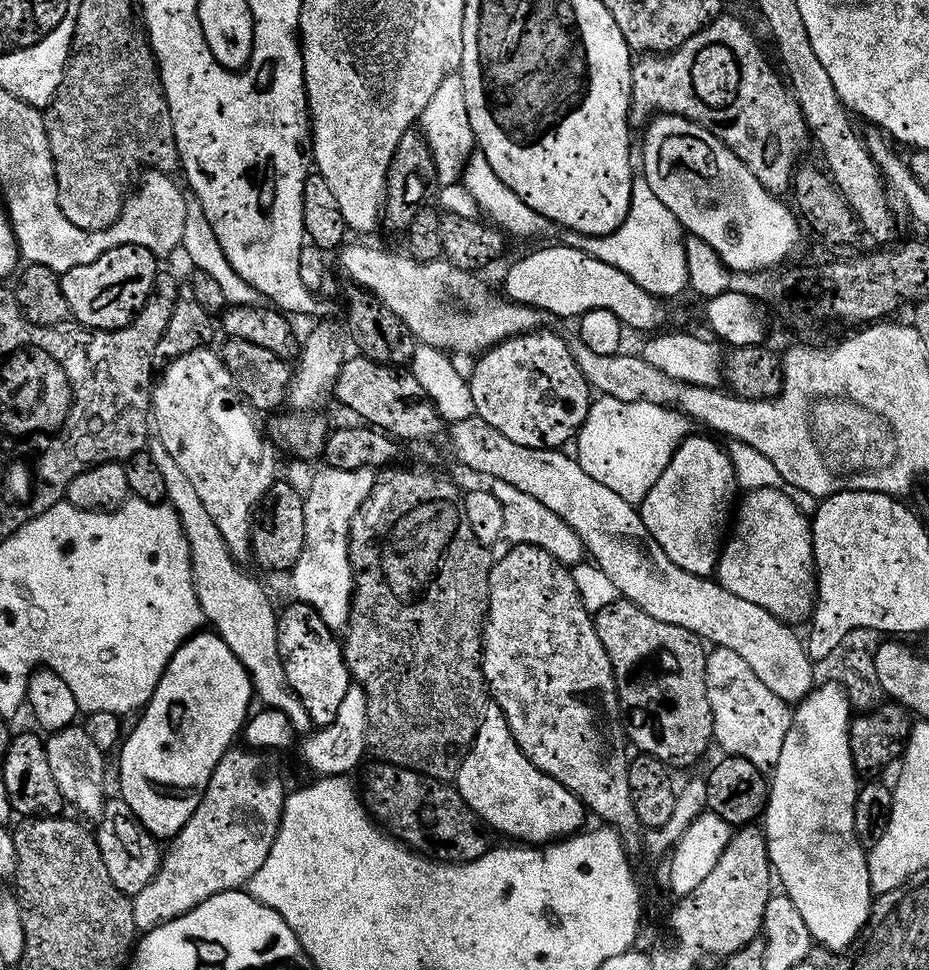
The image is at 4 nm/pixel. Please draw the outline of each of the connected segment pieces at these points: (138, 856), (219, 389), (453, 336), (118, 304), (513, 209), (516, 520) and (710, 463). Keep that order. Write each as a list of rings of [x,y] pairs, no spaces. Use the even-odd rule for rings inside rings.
[[[108,798],[104,801],[104,808],[95,821],[94,835],[96,845],[102,854],[102,862],[106,862],[106,874],[110,874],[110,882],[118,886],[126,895],[133,897],[154,878],[160,868],[162,848],[159,848],[157,837],[151,836],[134,818],[134,810],[126,806],[126,802],[119,798]]]
[[[211,347],[192,349],[167,361],[162,369],[164,373],[159,373],[150,388],[150,424],[155,439],[166,446],[182,474],[190,478],[190,486],[202,498],[206,514],[214,518],[232,557],[244,562],[252,550],[254,509],[278,479],[276,452],[260,437],[230,370]]]
[[[345,243],[339,249],[340,268],[352,279],[353,285],[372,293],[379,303],[386,305],[403,322],[419,343],[429,344],[449,354],[456,352],[476,352],[483,354],[503,340],[512,336],[521,336],[523,332],[535,332],[546,320],[545,313],[529,304],[519,304],[507,296],[496,292],[484,280],[479,280],[475,271],[455,268],[449,260],[415,260],[410,255],[396,252],[383,252],[380,248],[371,248],[368,244]]]
[[[123,244],[98,254],[94,262],[59,273],[62,298],[66,298],[71,319],[85,328],[125,328],[152,297],[156,264],[158,257],[146,246]]]
[[[458,72],[448,75],[439,84],[438,90],[431,96],[430,102],[426,104],[423,114],[420,115],[418,126],[435,162],[437,183],[445,186],[438,196],[439,203],[437,202],[444,212],[473,217],[477,203],[490,216],[488,218],[505,233],[536,236],[544,227],[549,227],[550,221],[542,214],[530,210],[530,206],[526,206],[526,202],[522,202],[494,174],[485,155],[478,150],[475,151],[473,131],[470,129],[469,115],[466,111],[466,94]],[[471,152],[473,155],[469,158]],[[461,174],[468,191],[462,185],[454,184]]]
[[[492,480],[488,489],[502,505],[501,531],[498,539],[488,548],[493,561],[504,558],[515,544],[534,544],[546,550],[565,566],[577,565],[583,559],[586,549],[578,538],[577,532],[562,518],[558,518],[552,511],[547,510],[546,506],[543,506],[536,498],[530,497],[530,494],[523,494],[522,490],[501,480]]]
[[[689,434],[674,450],[661,477],[638,505],[638,511],[646,530],[650,530],[670,562],[695,576],[711,577],[737,496],[736,475],[727,451],[708,436]]]

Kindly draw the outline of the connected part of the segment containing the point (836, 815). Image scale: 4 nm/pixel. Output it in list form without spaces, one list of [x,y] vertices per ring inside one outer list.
[[[817,683],[795,705],[790,730],[786,730],[782,751],[778,753],[778,762],[770,769],[768,800],[762,813],[768,861],[772,864],[778,884],[784,887],[781,888],[783,895],[798,906],[798,914],[802,914],[802,922],[806,922],[813,941],[833,950],[843,950],[852,945],[868,921],[874,899],[868,873],[868,852],[854,830],[858,773],[850,754],[849,723],[850,705],[843,683]]]

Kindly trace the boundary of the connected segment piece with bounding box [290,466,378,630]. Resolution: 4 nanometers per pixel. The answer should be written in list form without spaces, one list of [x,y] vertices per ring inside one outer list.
[[[321,467],[321,472],[312,480],[308,492],[303,493],[304,513],[306,514],[306,538],[302,542],[302,554],[298,554],[298,562],[290,569],[292,588],[296,591],[295,599],[316,611],[318,618],[326,622],[326,626],[333,630],[340,630],[349,623],[352,615],[352,590],[355,588],[352,563],[348,557],[348,527],[356,511],[364,501],[372,495],[372,488],[376,485],[378,475],[375,467],[354,470]]]

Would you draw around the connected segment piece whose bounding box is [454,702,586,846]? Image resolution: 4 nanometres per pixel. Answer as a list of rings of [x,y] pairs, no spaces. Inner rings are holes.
[[[488,702],[484,705],[484,717],[480,720],[476,741],[471,750],[464,756],[462,766],[458,770],[454,787],[460,793],[461,798],[478,813],[480,819],[488,825],[493,833],[501,832],[504,836],[513,836],[513,841],[523,842],[528,846],[547,846],[553,842],[559,842],[569,836],[577,835],[585,827],[584,816],[586,809],[580,799],[562,782],[554,782],[514,742],[510,734],[510,726],[502,714],[502,710],[496,704]]]

